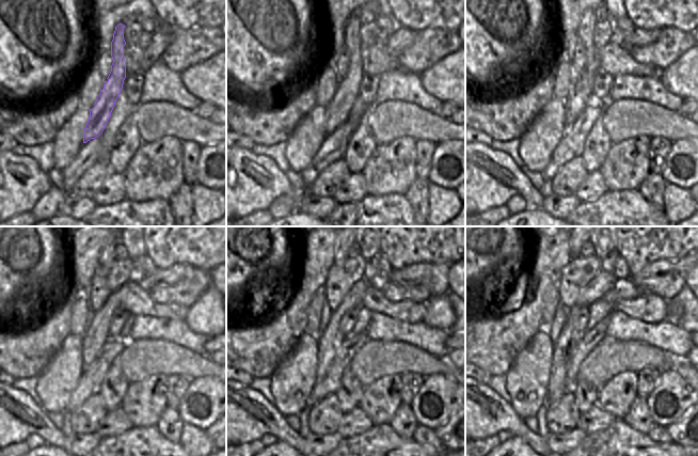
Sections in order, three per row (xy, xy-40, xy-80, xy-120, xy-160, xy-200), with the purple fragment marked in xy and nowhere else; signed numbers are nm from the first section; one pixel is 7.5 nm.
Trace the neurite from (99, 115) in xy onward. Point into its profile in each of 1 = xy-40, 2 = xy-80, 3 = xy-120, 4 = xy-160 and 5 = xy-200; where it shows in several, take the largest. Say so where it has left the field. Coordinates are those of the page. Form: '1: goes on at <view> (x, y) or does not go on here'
1: goes on at xy-40 (344, 100)
2: goes on at xy-80 (585, 32)
3: goes on at xy-120 (107, 256)
4: goes on at xy-160 (342, 248)
5: goes on at xy-200 (574, 248)

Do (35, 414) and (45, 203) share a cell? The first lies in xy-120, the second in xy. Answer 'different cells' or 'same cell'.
different cells

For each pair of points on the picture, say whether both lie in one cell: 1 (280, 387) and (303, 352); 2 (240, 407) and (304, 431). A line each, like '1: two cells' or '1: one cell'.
1: one cell
2: two cells

